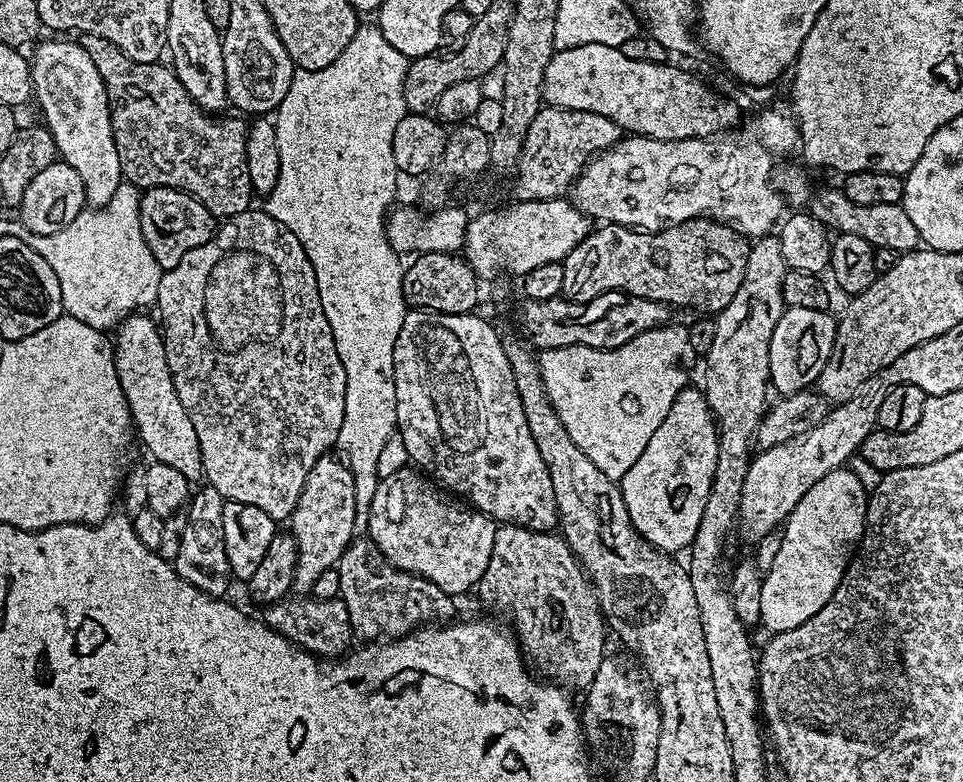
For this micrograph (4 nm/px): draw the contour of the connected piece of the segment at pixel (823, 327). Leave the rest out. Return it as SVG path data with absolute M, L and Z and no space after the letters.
M787 307L782 318L774 328L770 340L771 387L779 395L789 396L792 393L807 391L820 377L822 367L832 353L833 340L836 337L835 317L827 311Z

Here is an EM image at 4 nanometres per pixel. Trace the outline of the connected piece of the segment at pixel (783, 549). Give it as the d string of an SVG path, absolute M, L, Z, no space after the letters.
M845 466L826 474L794 506L779 533L780 545L772 556L772 565L762 576L760 624L768 627L769 633L794 630L794 626L810 622L830 602L864 536L869 495L856 473Z

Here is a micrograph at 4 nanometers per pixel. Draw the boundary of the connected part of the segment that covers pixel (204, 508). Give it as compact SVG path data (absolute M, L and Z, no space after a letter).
M210 486L191 493L186 505L186 530L182 530L182 547L174 561L176 572L190 586L202 590L207 596L227 597L228 583L233 583L232 567L226 558L226 542L222 534L222 510L225 498Z

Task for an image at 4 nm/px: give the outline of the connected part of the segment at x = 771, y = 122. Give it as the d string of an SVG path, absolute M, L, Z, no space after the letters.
M787 107L784 108L764 108L753 120L745 119L735 130L719 136L655 140L652 136L625 135L613 148L593 156L581 170L570 189L572 205L593 221L620 224L633 230L659 230L670 224L692 220L695 216L706 216L729 224L749 238L769 235L785 215L786 201L774 183L772 152L768 148L781 148L788 152L798 144L796 117Z

